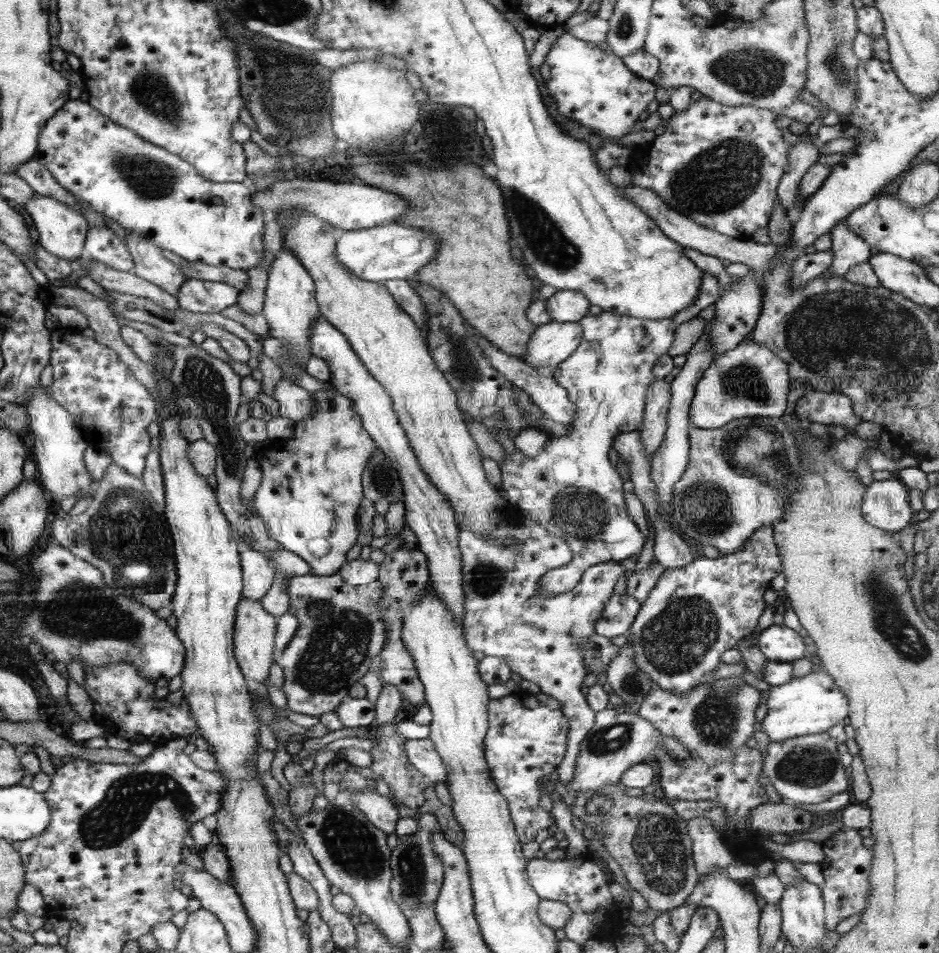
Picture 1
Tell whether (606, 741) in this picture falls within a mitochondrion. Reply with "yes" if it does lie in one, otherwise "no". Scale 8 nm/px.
yes

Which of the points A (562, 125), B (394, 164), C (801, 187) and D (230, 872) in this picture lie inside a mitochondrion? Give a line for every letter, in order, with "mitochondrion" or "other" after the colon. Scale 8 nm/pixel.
A: other
B: other
C: other
D: other

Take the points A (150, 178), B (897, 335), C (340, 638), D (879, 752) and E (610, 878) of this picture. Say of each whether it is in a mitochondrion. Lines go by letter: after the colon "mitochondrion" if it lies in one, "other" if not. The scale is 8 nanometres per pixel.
A: mitochondrion
B: mitochondrion
C: mitochondrion
D: other
E: other

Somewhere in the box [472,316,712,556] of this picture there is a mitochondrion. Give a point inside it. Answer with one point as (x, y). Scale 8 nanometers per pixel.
(584, 513)

